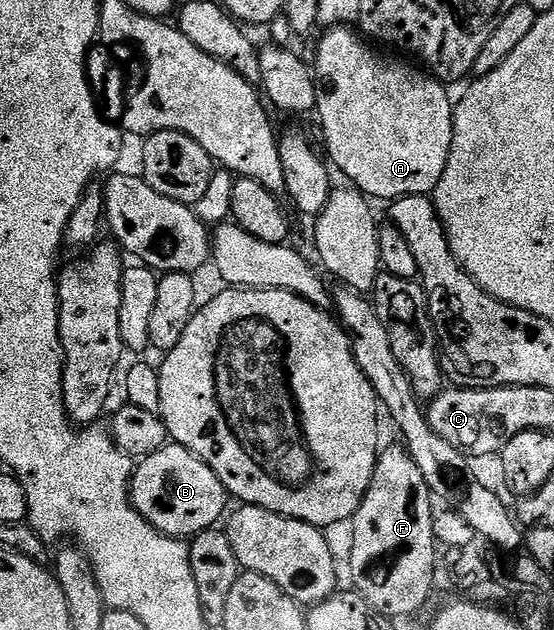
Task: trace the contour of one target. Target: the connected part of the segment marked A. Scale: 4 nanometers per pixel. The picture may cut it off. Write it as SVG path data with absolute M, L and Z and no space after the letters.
M333 26L326 32L329 33L317 44L315 116L321 119L321 128L325 131L324 151L327 156L329 151L332 167L336 171L338 168L352 187L374 201L392 202L404 196L429 196L439 186L439 178L443 178L451 154L455 104L452 99L449 101L449 92L445 89L448 87L412 63L404 64L401 60L380 56L376 52L378 49L362 39L352 27Z

